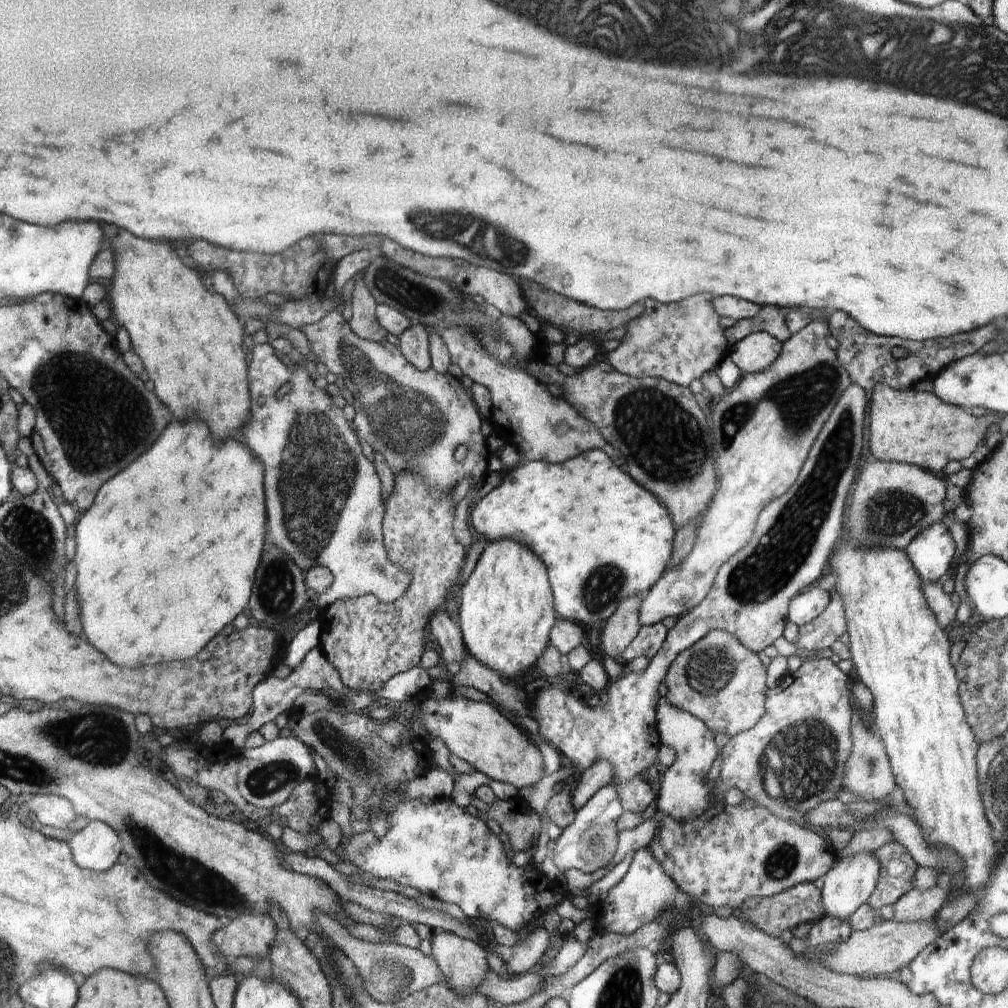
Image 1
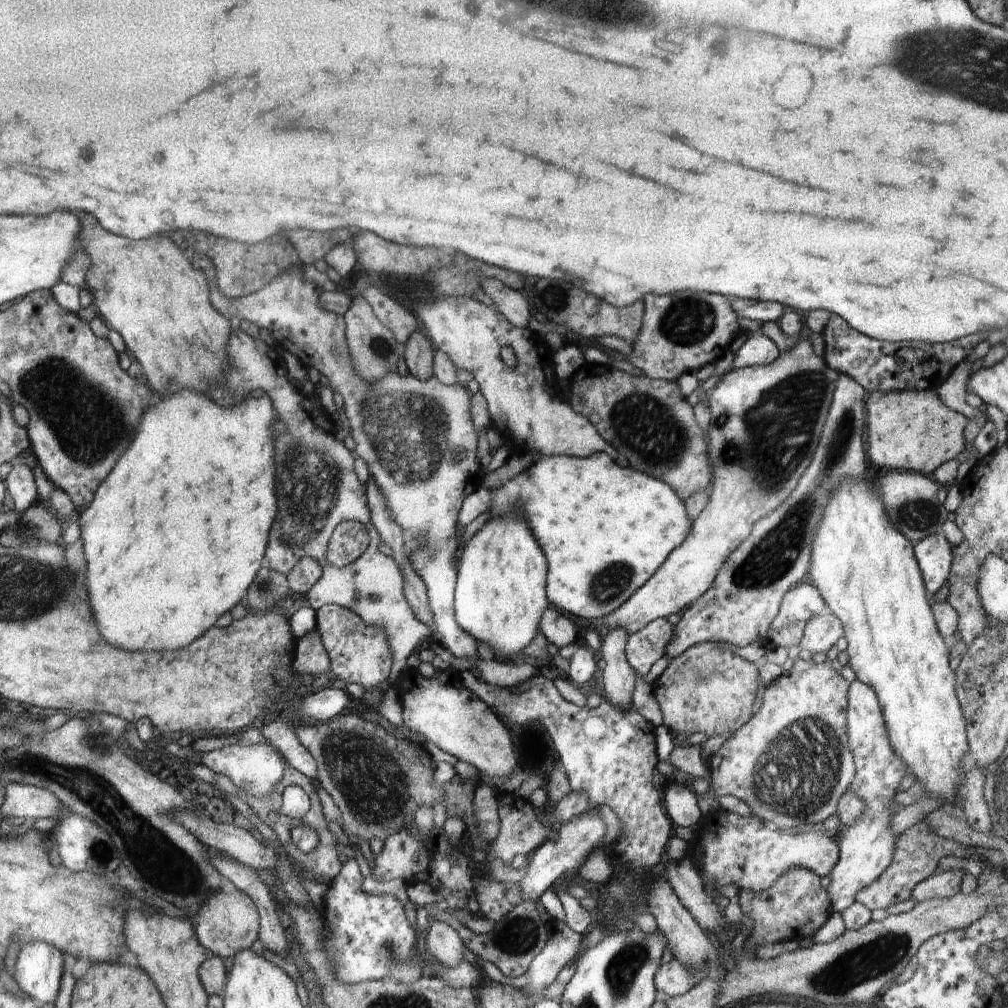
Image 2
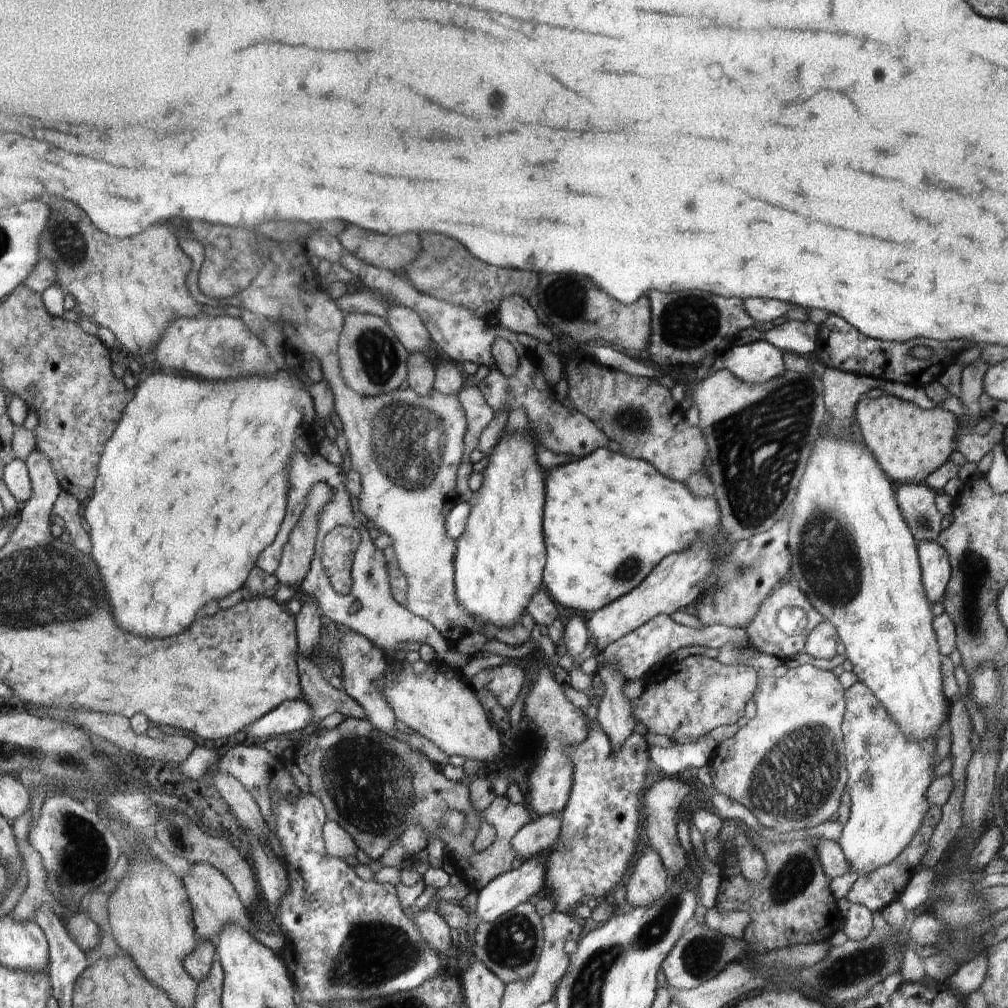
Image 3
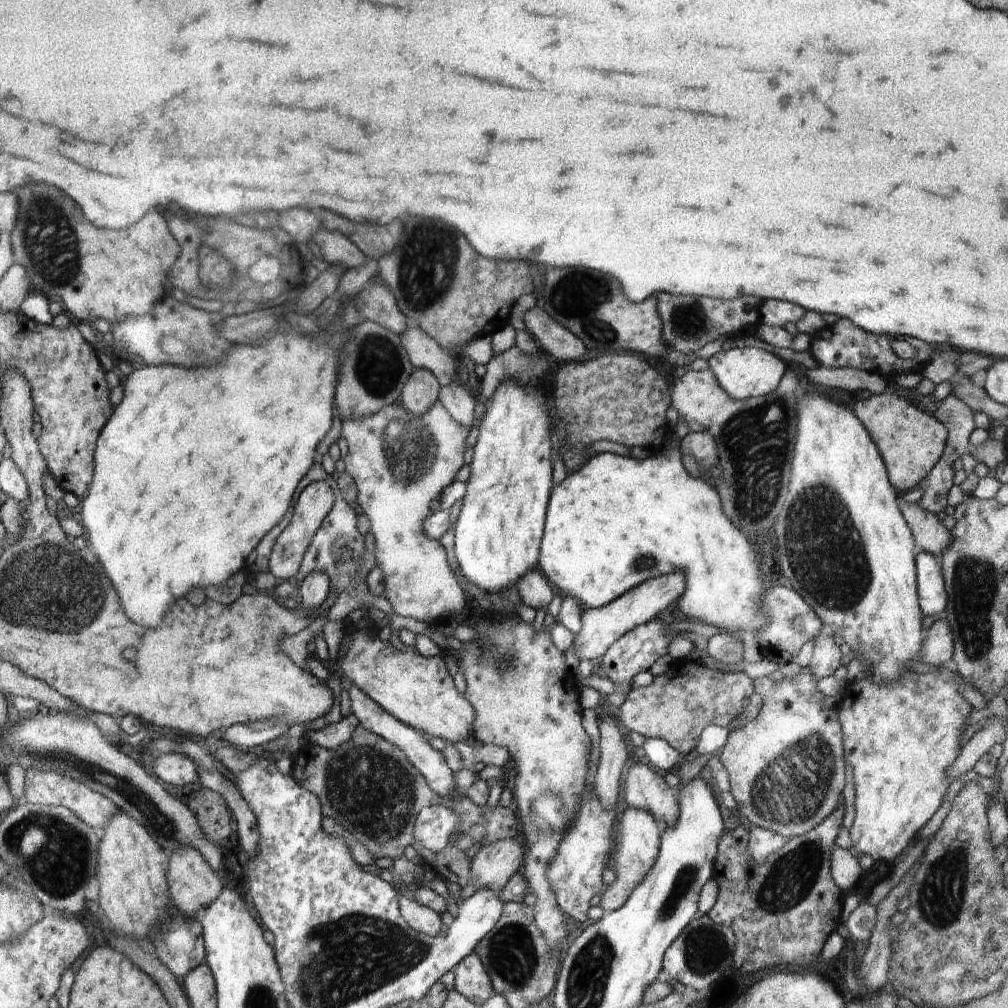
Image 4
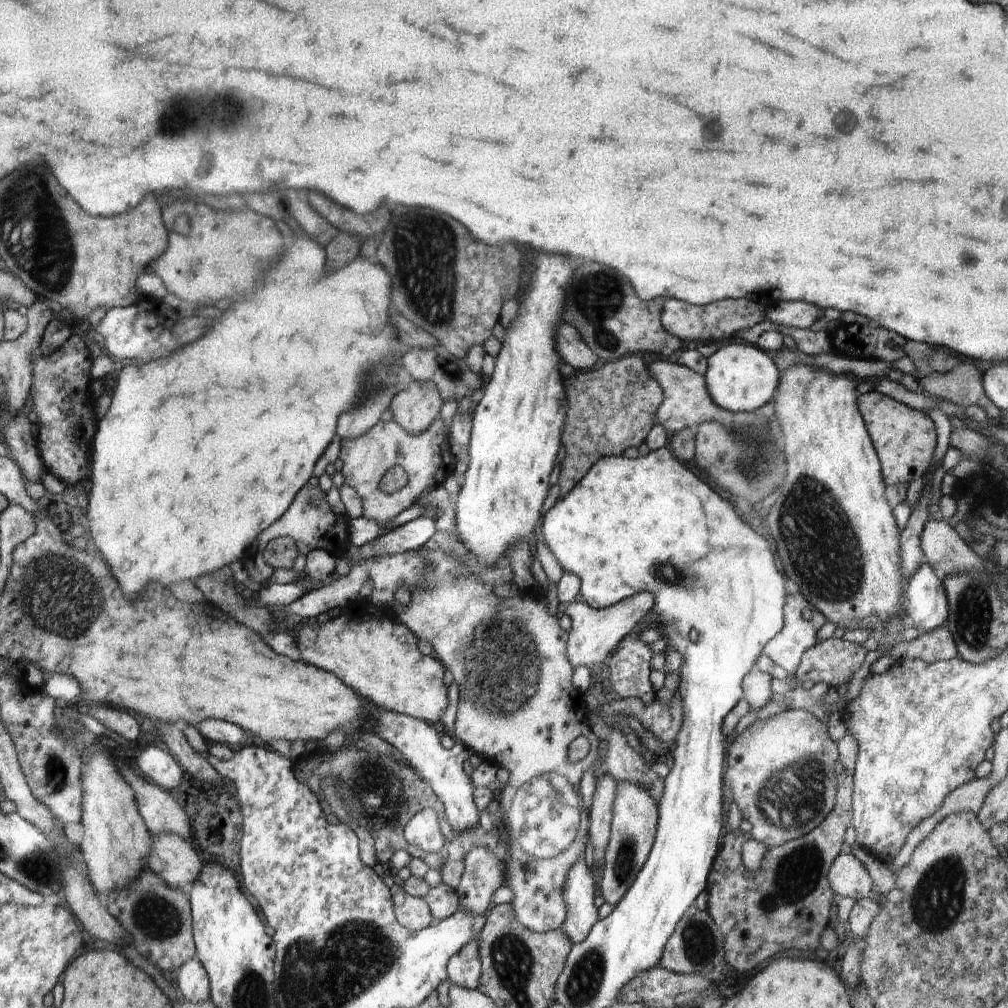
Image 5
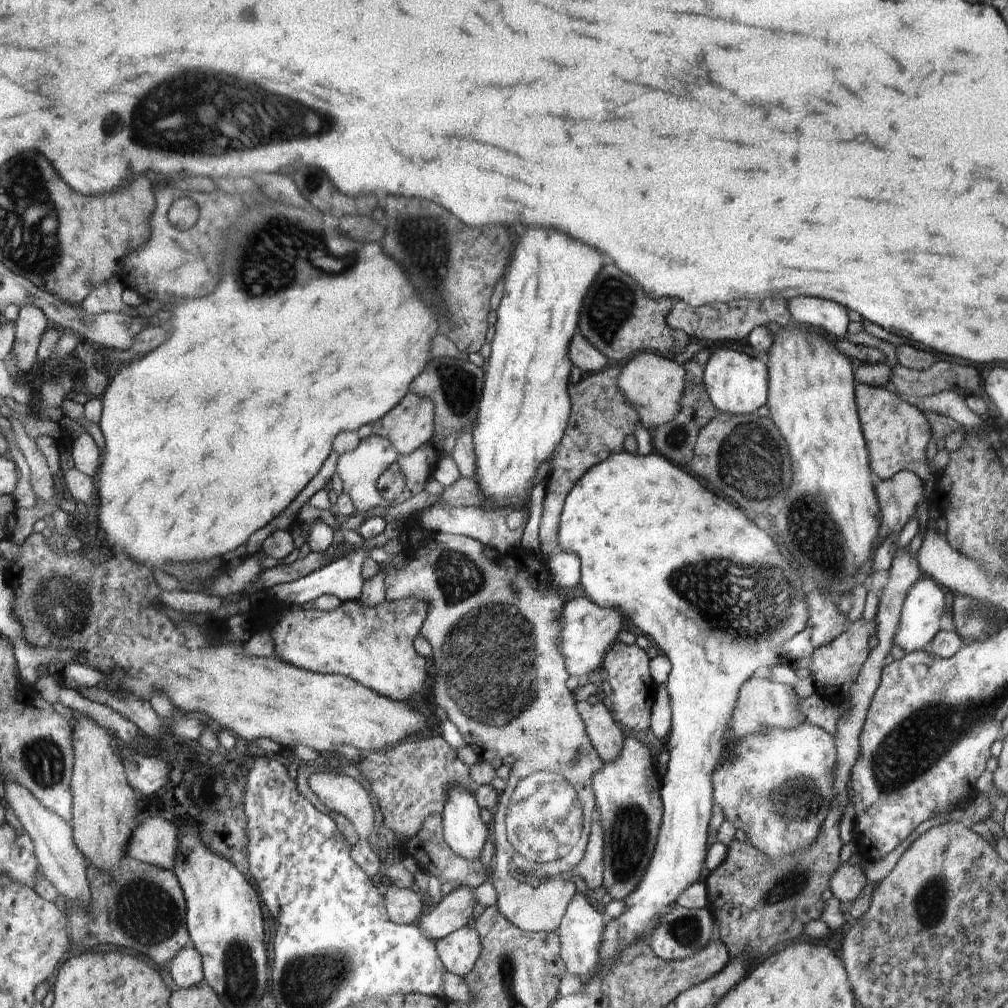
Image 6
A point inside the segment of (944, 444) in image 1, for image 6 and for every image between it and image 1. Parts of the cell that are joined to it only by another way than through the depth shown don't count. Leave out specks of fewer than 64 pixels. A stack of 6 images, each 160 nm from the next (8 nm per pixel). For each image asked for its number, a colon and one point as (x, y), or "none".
2: (912, 430)
3: (909, 443)
4: (910, 439)
5: (904, 438)
6: (897, 434)

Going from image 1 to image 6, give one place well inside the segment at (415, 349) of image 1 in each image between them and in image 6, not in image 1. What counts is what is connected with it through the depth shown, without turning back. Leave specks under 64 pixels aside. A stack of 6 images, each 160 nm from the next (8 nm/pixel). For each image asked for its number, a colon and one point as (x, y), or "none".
2: (420, 354)
3: (421, 378)
4: (422, 391)
5: (416, 407)
6: (409, 425)

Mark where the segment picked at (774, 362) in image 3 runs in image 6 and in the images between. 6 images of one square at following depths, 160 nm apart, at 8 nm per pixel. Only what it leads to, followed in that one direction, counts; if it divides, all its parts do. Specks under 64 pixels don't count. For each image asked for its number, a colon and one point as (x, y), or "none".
4: (749, 372)
5: (740, 378)
6: (736, 383)

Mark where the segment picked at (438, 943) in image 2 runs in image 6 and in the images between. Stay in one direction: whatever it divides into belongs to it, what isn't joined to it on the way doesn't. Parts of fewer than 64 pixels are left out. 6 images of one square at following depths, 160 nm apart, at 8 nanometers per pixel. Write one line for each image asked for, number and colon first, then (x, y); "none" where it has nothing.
3: (436, 930)
4: (423, 919)
5: (412, 912)
6: (405, 907)

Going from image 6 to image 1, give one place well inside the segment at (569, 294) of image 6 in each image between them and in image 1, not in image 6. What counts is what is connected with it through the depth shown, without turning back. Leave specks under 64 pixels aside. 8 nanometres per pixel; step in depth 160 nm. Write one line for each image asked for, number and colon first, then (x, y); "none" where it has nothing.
1: (506, 607)
2: (500, 599)
3: (501, 556)
4: (497, 534)
5: (515, 430)

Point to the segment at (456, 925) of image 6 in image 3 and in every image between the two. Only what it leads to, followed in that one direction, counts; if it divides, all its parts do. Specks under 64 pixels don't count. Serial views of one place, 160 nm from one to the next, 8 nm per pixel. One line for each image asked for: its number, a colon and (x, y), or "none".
3: (537, 837)
4: (495, 864)
5: (484, 873)

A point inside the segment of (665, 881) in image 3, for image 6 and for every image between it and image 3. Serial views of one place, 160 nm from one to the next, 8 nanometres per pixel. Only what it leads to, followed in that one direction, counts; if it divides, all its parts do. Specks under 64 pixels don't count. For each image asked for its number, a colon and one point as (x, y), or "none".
4: (638, 846)
5: (633, 828)
6: (627, 791)

